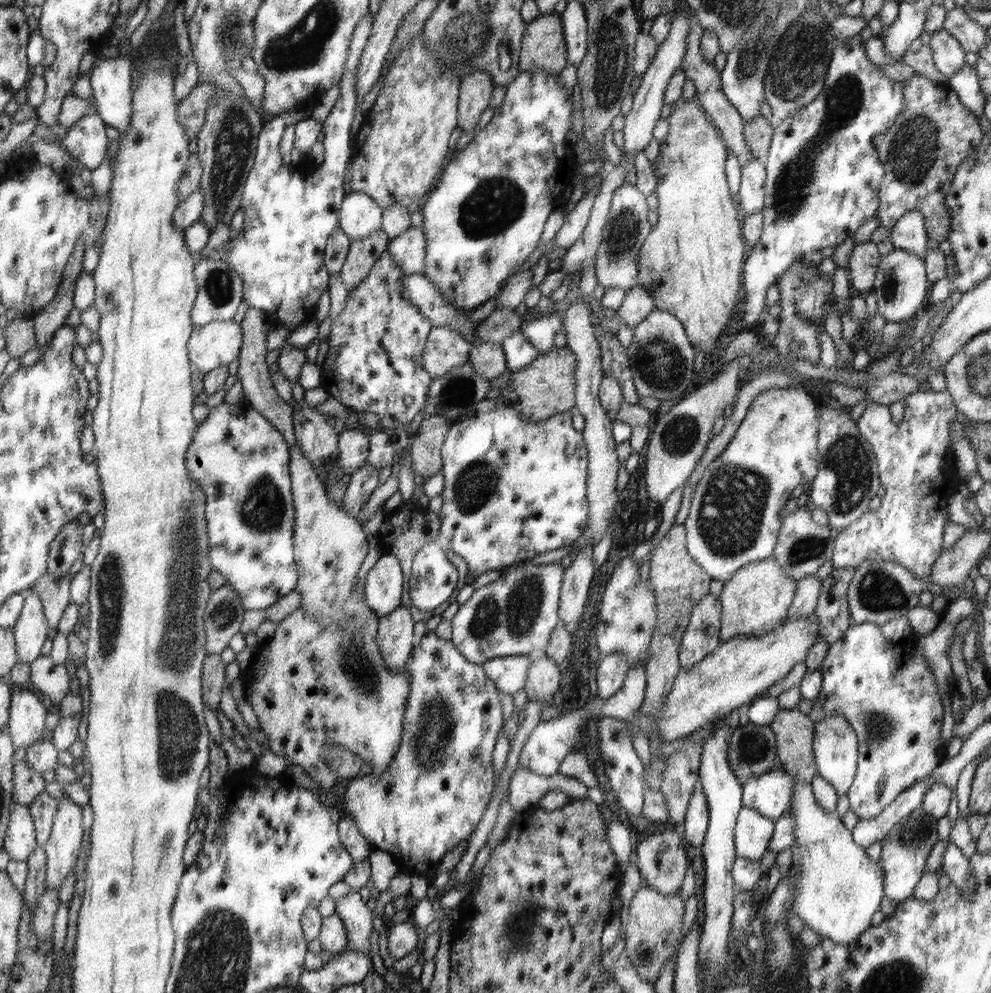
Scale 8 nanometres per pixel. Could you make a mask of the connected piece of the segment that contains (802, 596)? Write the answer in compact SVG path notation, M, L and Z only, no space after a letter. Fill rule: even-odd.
M816 574L798 580L796 594L788 608L784 623L814 614L820 588L822 588L822 581Z

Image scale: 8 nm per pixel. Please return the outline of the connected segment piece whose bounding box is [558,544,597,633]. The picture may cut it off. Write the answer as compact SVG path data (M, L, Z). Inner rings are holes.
M592 546L579 548L580 552L572 564L564 571L562 594L559 596L559 620L571 632L576 632L590 596L590 586L596 576L597 568L593 565Z

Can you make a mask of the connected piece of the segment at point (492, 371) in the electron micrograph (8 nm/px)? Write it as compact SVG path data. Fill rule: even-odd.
M493 342L476 343L472 346L469 363L473 371L484 379L499 379L507 373L505 351L501 344Z

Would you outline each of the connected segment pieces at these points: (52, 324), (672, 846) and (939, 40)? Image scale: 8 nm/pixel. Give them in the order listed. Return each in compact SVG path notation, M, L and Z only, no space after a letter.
M80 238L76 251L71 255L71 262L67 264L63 274L62 285L58 288L58 294L54 300L36 316L32 317L37 334L37 348L46 345L52 340L53 335L67 322L67 316L75 307L73 296L75 294L75 282L77 276L84 273L82 257L85 246Z
M668 826L665 831L654 833L640 841L636 852L630 856L630 863L639 869L645 884L668 897L668 895L674 895L681 891L688 868L686 848L687 844L682 838L682 832L676 830L674 826Z
M939 30L931 33L930 45L933 53L933 61L936 68L949 79L956 74L964 65L965 51L956 41L956 38L947 30Z

